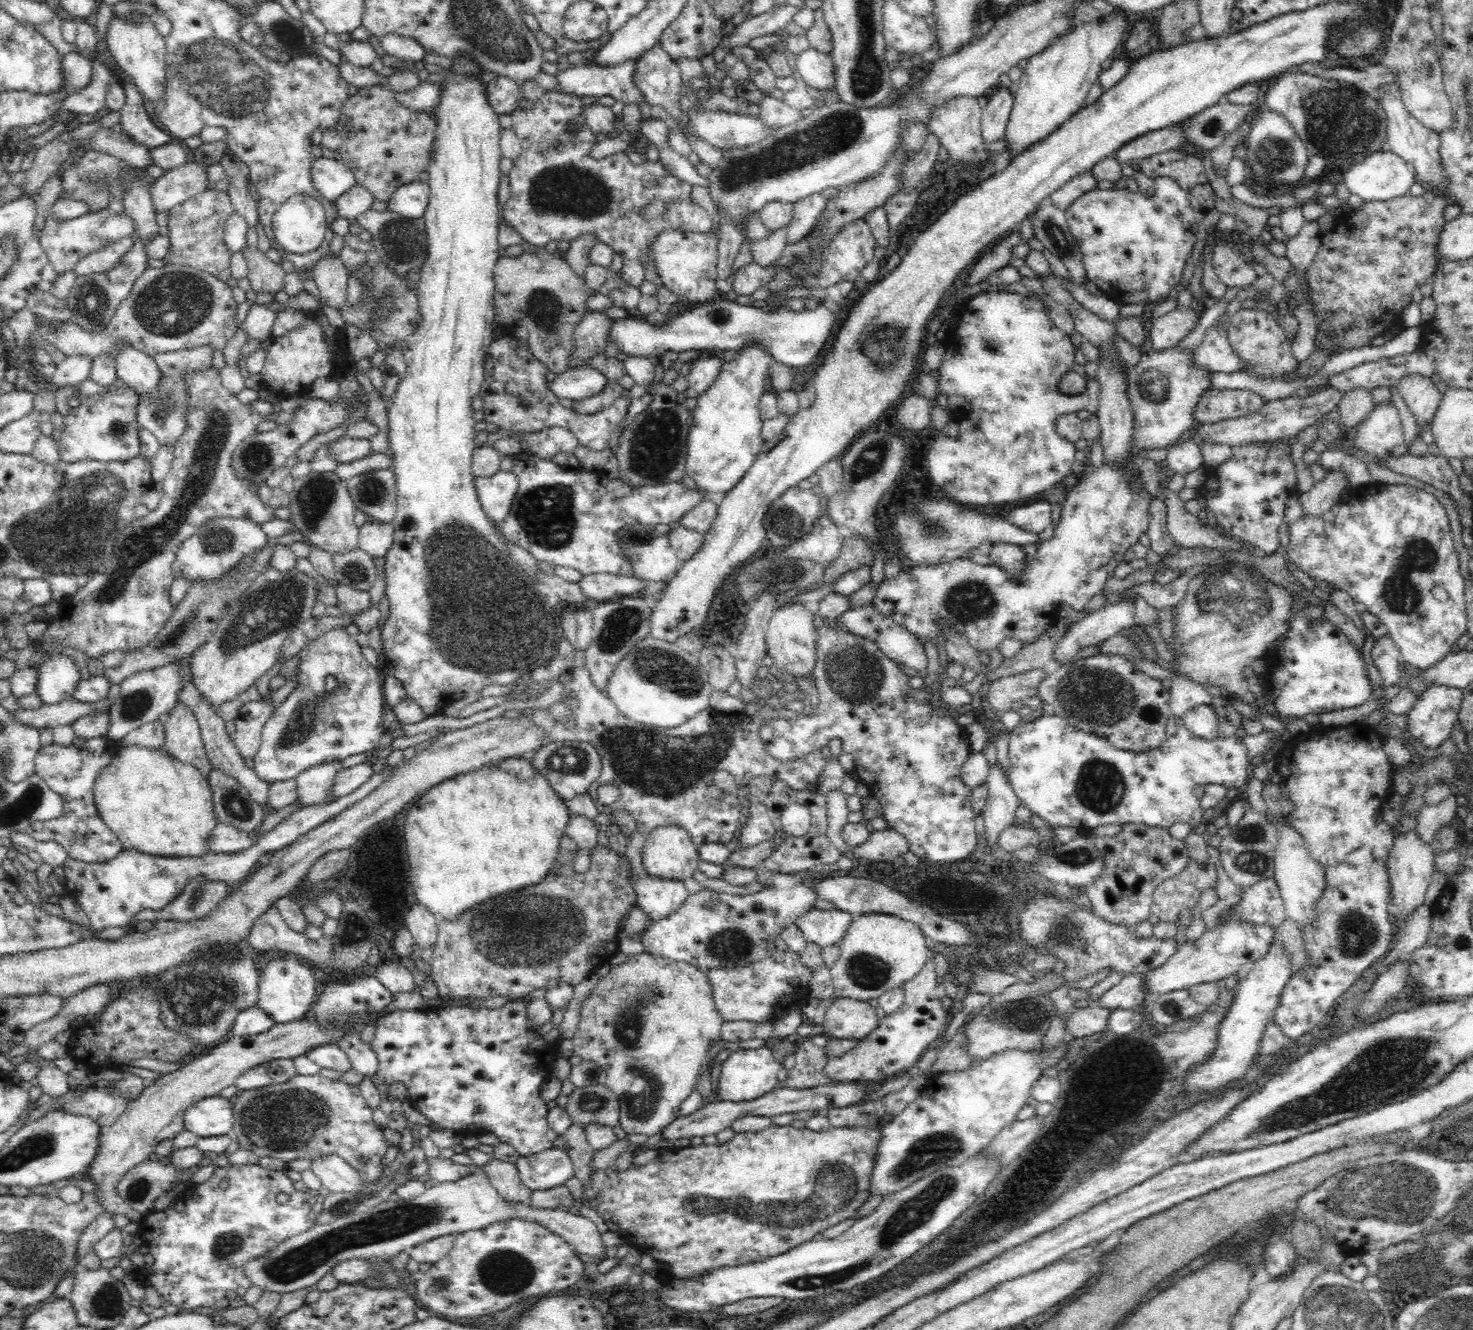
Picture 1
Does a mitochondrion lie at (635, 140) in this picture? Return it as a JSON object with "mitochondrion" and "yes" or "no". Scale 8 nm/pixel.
{"mitochondrion":"no"}

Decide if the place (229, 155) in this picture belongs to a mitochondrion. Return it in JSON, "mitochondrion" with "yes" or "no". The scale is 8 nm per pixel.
{"mitochondrion":"no"}

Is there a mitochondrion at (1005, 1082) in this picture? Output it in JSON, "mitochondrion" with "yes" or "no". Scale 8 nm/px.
{"mitochondrion":"no"}

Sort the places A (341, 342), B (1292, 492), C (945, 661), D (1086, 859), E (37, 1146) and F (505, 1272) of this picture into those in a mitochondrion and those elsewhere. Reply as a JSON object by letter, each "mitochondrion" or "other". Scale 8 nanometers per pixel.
{"A":"other","B":"other","C":"other","D":"mitochondrion","E":"mitochondrion","F":"mitochondrion"}

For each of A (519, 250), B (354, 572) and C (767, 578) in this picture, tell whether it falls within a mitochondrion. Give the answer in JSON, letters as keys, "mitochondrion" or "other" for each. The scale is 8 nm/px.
{"A":"other","B":"mitochondrion","C":"mitochondrion"}

